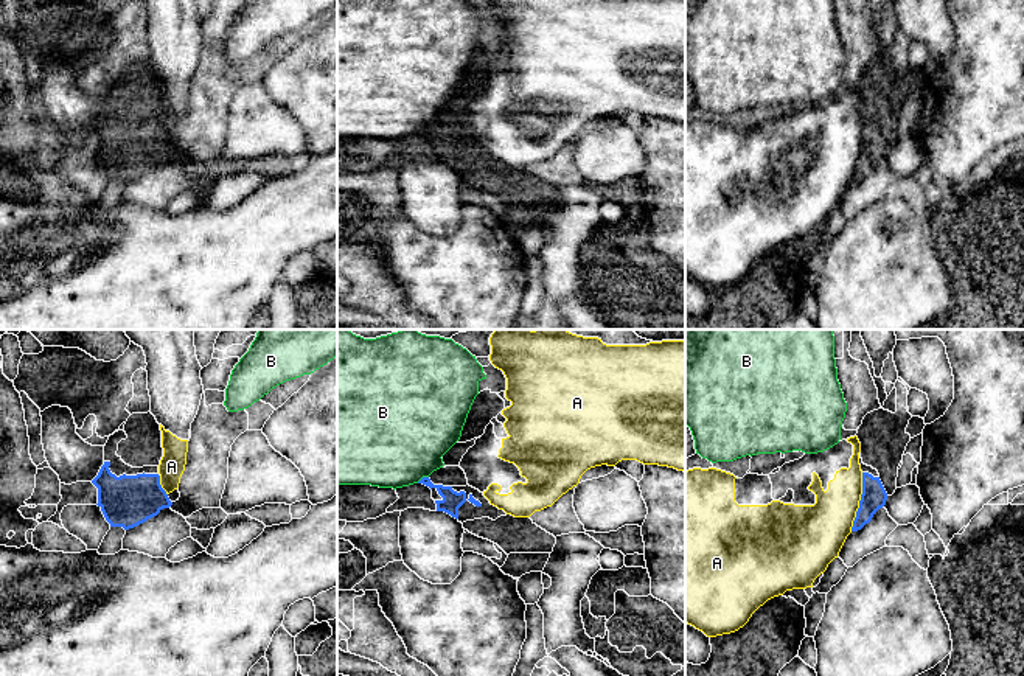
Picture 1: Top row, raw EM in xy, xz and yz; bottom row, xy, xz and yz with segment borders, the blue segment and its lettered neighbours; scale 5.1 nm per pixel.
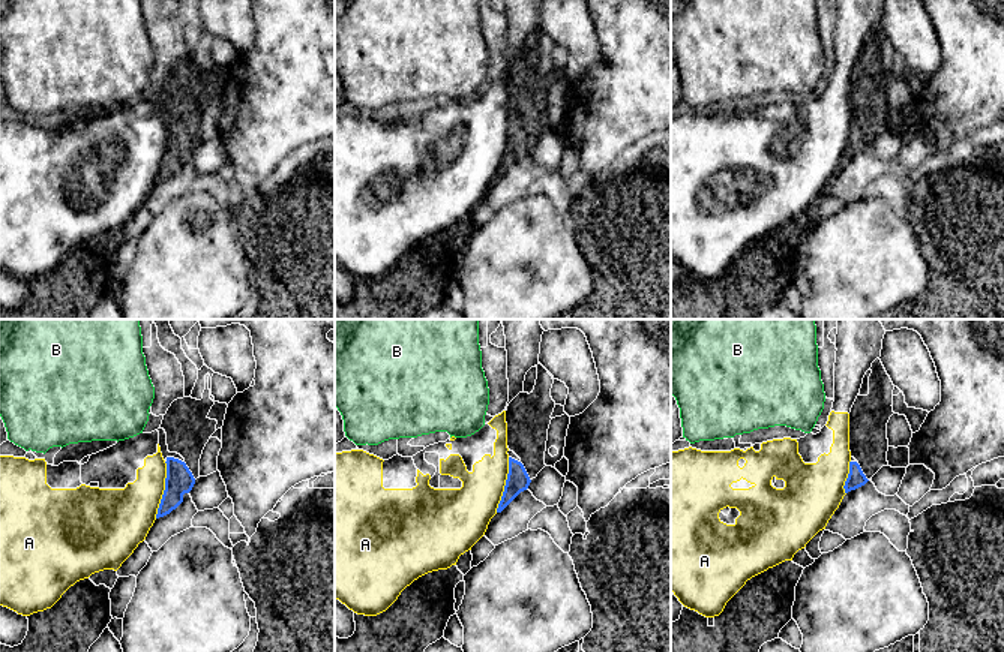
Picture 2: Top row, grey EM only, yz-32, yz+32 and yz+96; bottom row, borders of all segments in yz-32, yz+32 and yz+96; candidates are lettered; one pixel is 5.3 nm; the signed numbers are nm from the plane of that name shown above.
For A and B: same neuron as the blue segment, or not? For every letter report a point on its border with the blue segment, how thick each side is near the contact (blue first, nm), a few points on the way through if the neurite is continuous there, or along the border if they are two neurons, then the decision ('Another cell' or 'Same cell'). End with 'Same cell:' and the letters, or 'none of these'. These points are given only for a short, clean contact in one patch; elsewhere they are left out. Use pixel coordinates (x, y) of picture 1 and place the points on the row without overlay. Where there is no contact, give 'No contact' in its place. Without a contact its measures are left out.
A: Touches blue at yz (860, 154). Thickness 130 nm (blue) against 280 nm. Another cell
B: Touches blue at xz (423, 129). Thickness 100 nm (blue) against 500 nm. Another cell
Same cell: none of these

